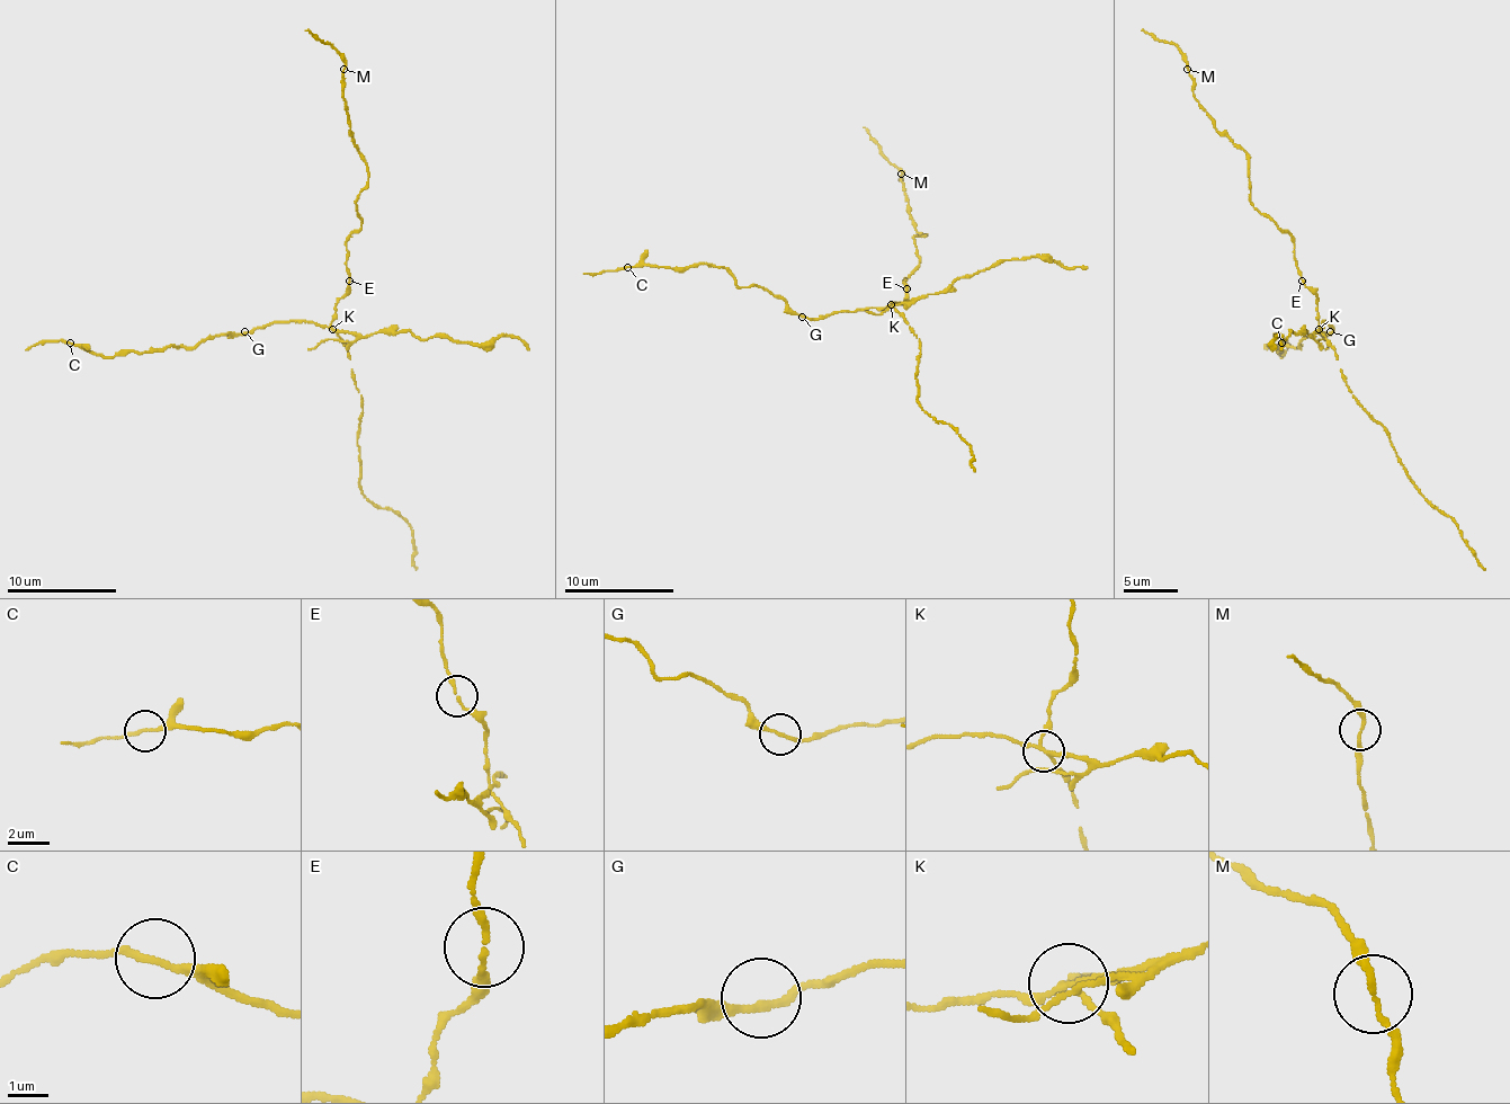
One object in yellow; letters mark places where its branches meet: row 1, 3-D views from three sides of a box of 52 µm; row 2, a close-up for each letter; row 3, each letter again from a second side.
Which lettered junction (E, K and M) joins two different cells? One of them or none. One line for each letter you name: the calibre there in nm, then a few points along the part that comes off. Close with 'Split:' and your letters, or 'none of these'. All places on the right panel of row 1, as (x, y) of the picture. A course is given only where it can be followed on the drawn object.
K: calibre 160 nm; course (1319, 329), (1324, 320), (1333, 329), (1311, 334), (1299, 348), (1284, 348), (1281, 356), (1281, 343), (1286, 350)
Split: K

